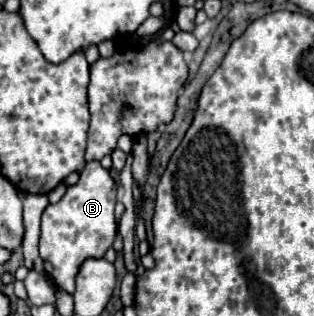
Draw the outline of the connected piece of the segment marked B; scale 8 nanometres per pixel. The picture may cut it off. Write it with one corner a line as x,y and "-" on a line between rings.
90,161
80,173
80,181
68,187
58,203
48,205
44,209
40,233
40,257
44,261
44,269
68,293
72,293
74,289
74,277
78,273
80,263
88,257
104,257
106,249
114,243
118,231
114,205
116,205
116,181
98,161

